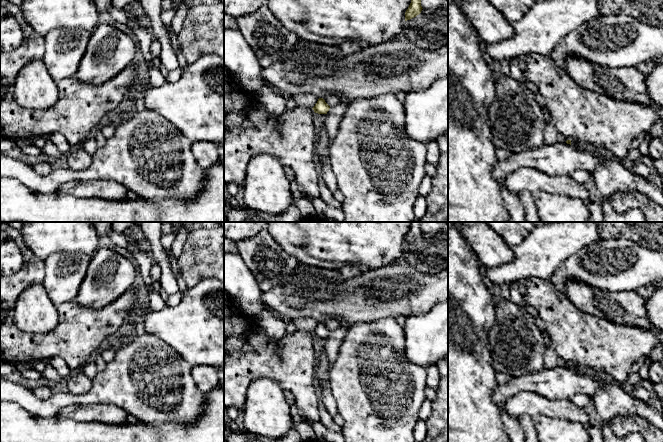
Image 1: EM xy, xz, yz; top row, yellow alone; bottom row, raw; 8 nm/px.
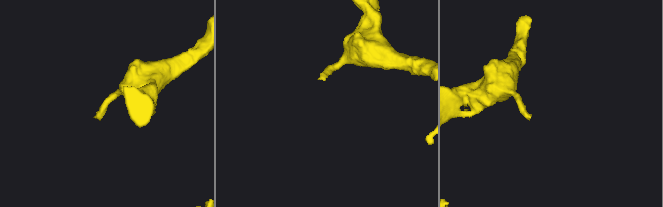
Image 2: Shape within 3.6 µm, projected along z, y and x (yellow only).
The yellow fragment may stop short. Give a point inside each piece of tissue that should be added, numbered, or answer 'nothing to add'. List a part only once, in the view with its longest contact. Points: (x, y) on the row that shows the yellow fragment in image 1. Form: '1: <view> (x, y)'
1: yz (576, 145)

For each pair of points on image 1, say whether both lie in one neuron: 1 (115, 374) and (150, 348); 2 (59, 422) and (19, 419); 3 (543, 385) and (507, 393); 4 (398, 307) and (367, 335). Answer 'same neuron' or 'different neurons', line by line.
1: same neuron
2: same neuron
3: same neuron
4: different neurons

